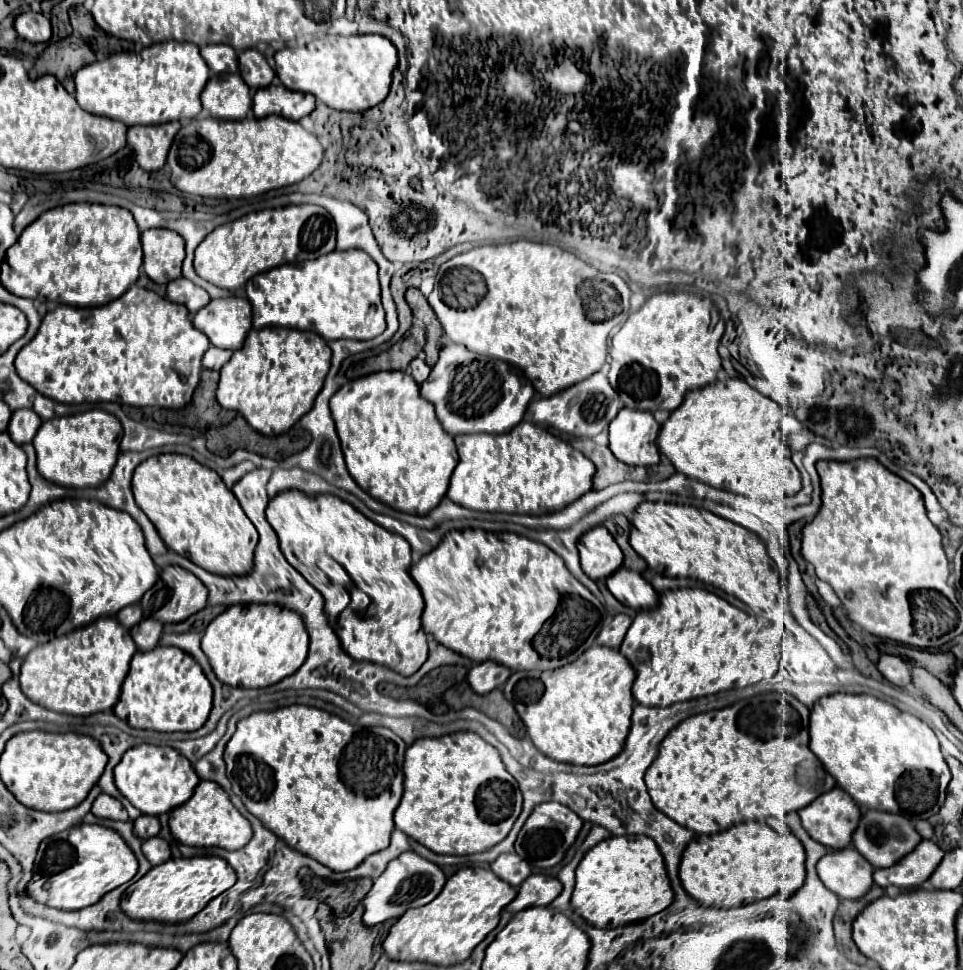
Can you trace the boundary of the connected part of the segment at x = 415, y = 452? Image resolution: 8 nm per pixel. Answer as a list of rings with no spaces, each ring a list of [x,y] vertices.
[[[408,372],[368,374],[344,384],[330,400],[332,418],[342,442],[344,460],[350,476],[372,498],[388,504],[394,510],[426,516],[446,496],[450,476],[458,464],[454,436],[450,436],[438,422],[434,406],[420,396],[420,386]]]

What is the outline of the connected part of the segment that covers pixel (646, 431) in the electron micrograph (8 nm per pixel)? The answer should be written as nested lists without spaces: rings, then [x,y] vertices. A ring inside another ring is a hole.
[[[622,408],[610,422],[610,450],[614,456],[630,466],[654,466],[660,462],[660,450],[656,446],[660,424],[650,412],[638,412]],[[646,458],[646,460],[628,460]]]

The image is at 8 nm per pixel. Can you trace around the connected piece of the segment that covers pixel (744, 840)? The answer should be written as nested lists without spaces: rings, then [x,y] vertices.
[[[742,822],[738,826],[732,826],[730,830],[724,830],[722,834],[696,836],[690,842],[690,846],[686,846],[680,862],[680,880],[684,890],[702,906],[714,906],[714,908],[736,908],[742,904],[752,904],[776,892],[784,892],[792,896],[804,884],[804,878],[806,878],[806,868],[804,868],[802,842],[794,834],[792,834],[792,842],[784,840],[774,828],[770,828],[764,822]]]

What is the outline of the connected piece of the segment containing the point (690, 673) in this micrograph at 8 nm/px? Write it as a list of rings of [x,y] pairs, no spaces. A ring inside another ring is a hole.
[[[680,588],[680,590],[666,590],[660,594],[660,604],[654,610],[642,610],[636,614],[622,646],[620,654],[628,658],[634,664],[636,670],[636,680],[632,686],[632,694],[636,702],[644,706],[660,706],[666,708],[676,702],[716,694],[722,690],[732,688],[736,682],[744,688],[744,662],[748,660],[746,656],[760,656],[760,658],[750,658],[752,666],[752,682],[760,682],[764,678],[770,678],[778,670],[780,662],[780,630],[768,622],[766,618],[746,614],[726,600],[722,600],[716,594],[710,594],[700,588]],[[644,646],[650,650],[652,660],[648,664],[638,664],[634,662],[634,652]]]

